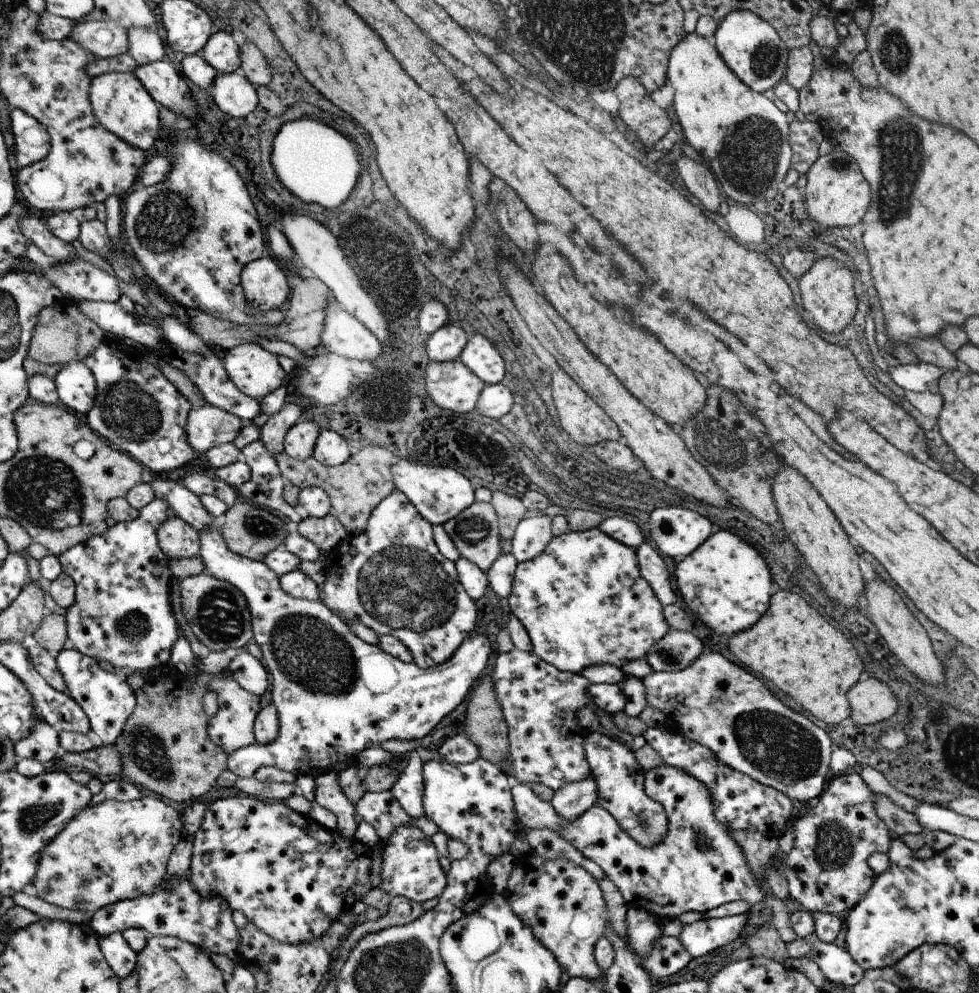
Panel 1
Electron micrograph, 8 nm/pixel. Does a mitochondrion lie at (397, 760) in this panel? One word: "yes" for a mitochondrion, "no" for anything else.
no

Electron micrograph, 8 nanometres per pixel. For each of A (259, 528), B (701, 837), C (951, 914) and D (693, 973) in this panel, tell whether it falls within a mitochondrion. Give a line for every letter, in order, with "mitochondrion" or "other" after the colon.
A: mitochondrion
B: mitochondrion
C: other
D: other

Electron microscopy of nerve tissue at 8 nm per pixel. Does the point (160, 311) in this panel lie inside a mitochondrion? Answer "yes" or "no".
no

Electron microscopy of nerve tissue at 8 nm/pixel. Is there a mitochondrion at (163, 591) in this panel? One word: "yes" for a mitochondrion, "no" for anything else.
no

